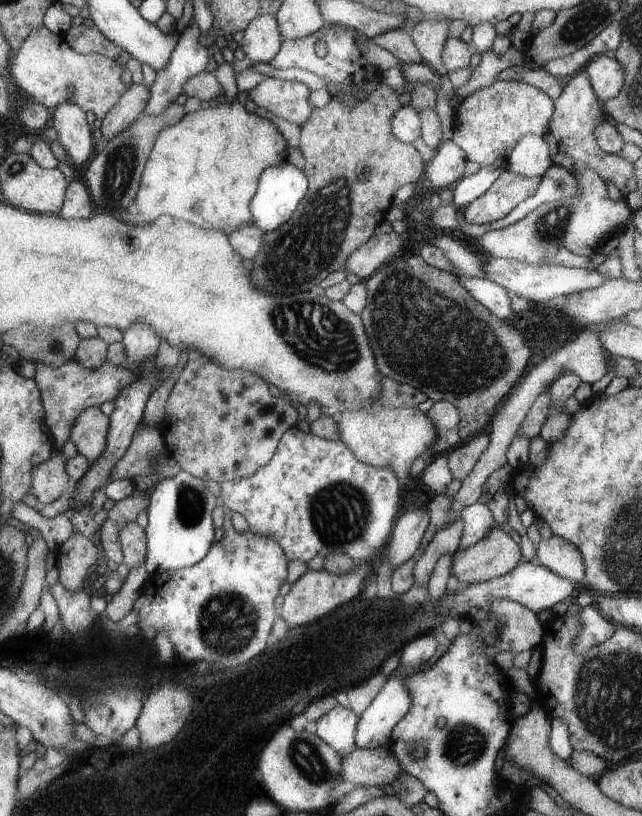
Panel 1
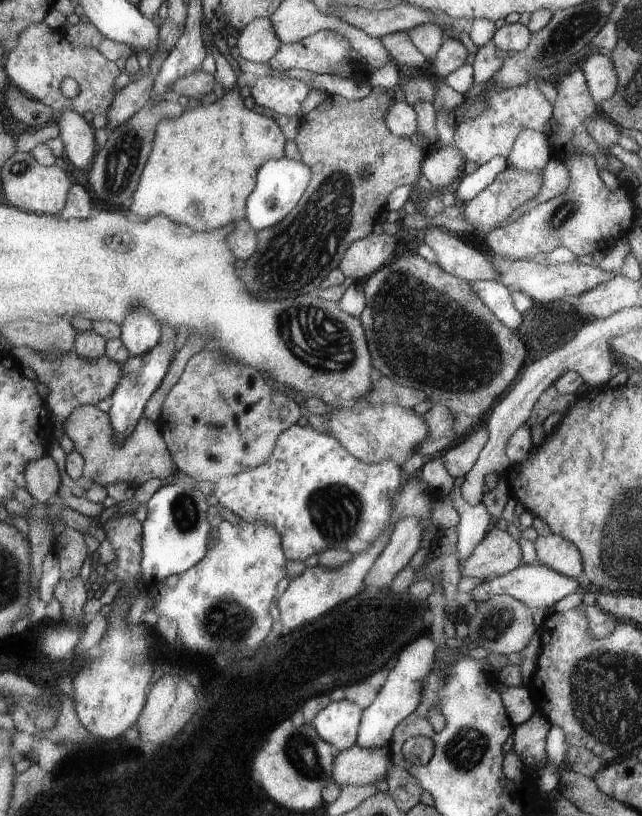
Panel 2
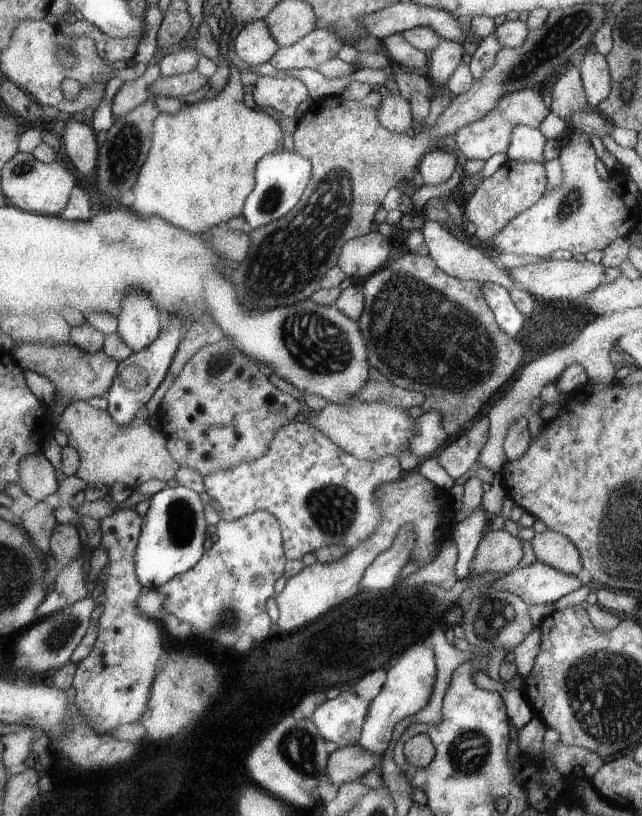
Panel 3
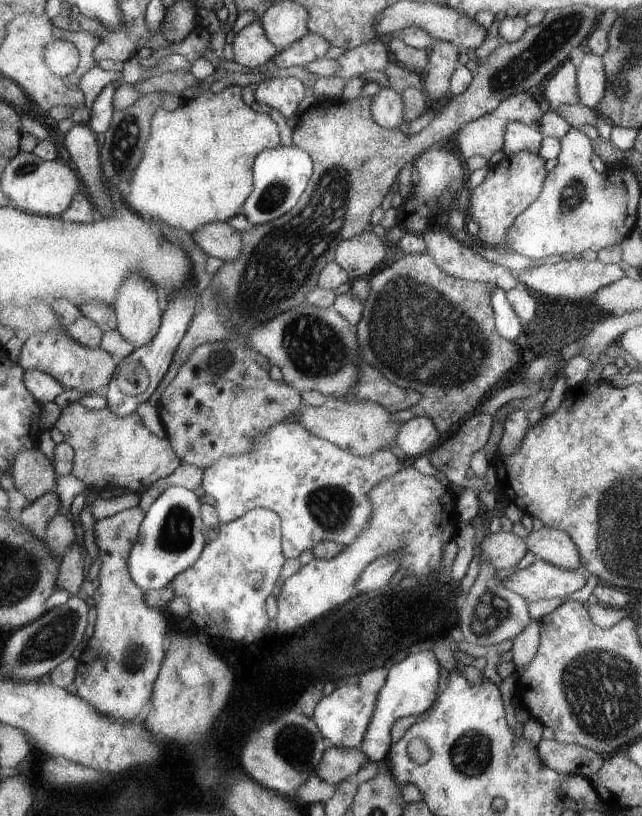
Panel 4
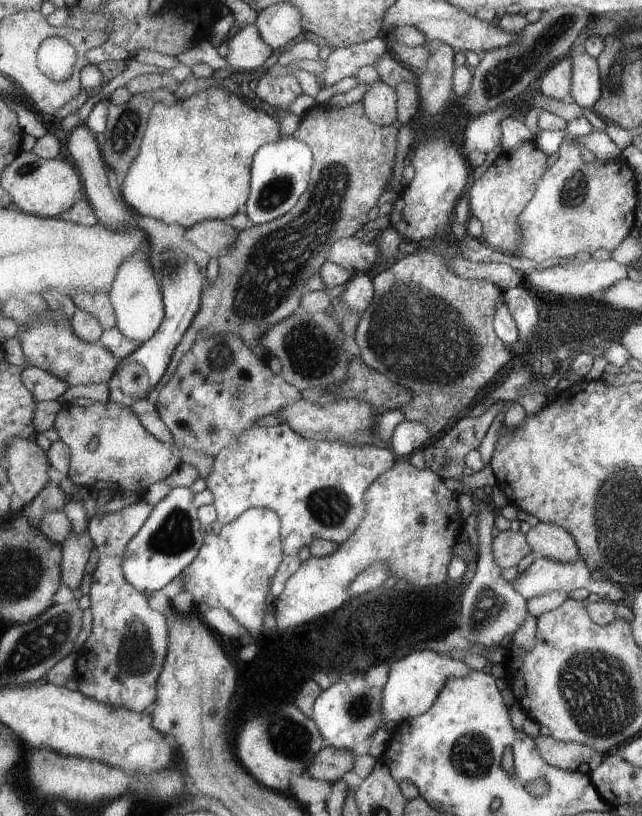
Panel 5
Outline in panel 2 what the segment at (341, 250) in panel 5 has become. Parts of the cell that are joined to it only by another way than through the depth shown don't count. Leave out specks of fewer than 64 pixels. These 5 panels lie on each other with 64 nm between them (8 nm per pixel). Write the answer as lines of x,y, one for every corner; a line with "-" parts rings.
371,234
359,242
353,242
343,260
339,262
339,270
347,276
353,276
357,282
363,282
373,272
377,272
383,262
395,250
395,238
387,234

